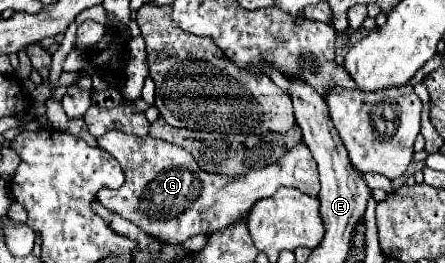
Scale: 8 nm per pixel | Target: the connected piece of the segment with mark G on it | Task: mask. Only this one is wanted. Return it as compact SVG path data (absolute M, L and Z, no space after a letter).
M106 132L98 138L98 146L110 152L126 174L126 182L120 188L102 188L98 200L102 206L128 218L162 244L176 246L192 236L208 236L226 228L234 220L240 220L256 200L272 196L280 186L292 186L308 196L318 196L320 192L318 168L304 142L296 144L276 164L252 170L244 176L204 172L186 148L156 140L150 134L128 136L124 132Z

